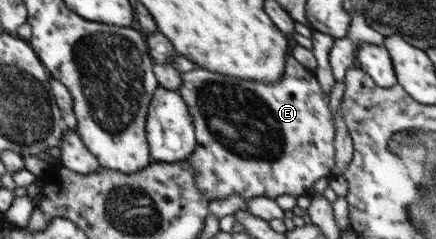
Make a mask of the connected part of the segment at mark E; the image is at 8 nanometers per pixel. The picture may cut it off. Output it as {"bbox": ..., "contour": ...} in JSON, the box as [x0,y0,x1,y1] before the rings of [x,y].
{"bbox":[180,54,335,201],"contour":[[[288,54],[285,62],[285,71],[282,78],[278,82],[274,82],[272,86],[266,86],[266,84],[258,84],[258,82],[246,82],[246,80],[238,80],[238,78],[230,78],[230,76],[222,76],[222,74],[216,74],[216,72],[208,72],[208,70],[191,70],[181,73],[183,83],[181,84],[180,96],[186,100],[186,104],[192,120],[195,126],[195,137],[197,140],[197,147],[193,150],[193,153],[187,158],[187,162],[193,168],[195,174],[195,184],[197,189],[210,201],[222,200],[228,198],[234,194],[241,194],[241,197],[247,201],[255,196],[265,196],[266,198],[278,198],[283,194],[291,194],[292,196],[300,196],[304,194],[310,194],[311,190],[320,180],[330,176],[334,173],[335,168],[335,124],[328,109],[329,97],[322,93],[322,87],[318,83],[318,79],[305,66],[302,66],[291,54]]]}

